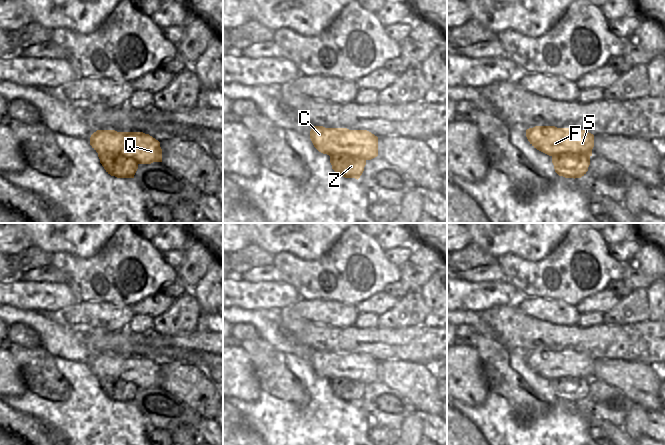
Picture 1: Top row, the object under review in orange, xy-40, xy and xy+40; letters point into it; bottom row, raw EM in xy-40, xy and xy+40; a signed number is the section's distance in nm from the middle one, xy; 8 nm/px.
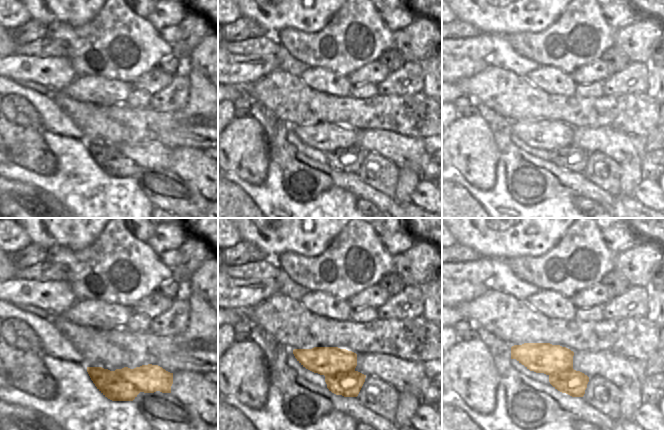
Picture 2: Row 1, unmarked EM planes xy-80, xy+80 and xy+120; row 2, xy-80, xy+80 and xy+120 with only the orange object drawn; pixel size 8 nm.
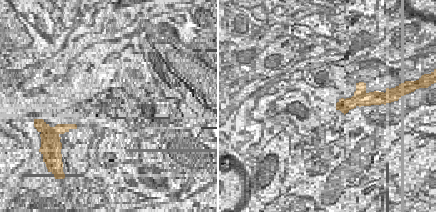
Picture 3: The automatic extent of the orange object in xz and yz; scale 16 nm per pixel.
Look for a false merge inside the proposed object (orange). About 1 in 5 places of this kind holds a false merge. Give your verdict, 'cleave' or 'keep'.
cleave

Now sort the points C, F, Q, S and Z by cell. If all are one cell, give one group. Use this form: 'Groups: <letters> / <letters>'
Groups: C F Q S / Z

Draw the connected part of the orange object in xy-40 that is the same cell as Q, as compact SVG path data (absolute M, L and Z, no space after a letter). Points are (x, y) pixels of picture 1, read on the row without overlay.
M97 354L90 361L90 369L98 378L121 378L133 382L138 388L162 386L160 366L143 356Z

